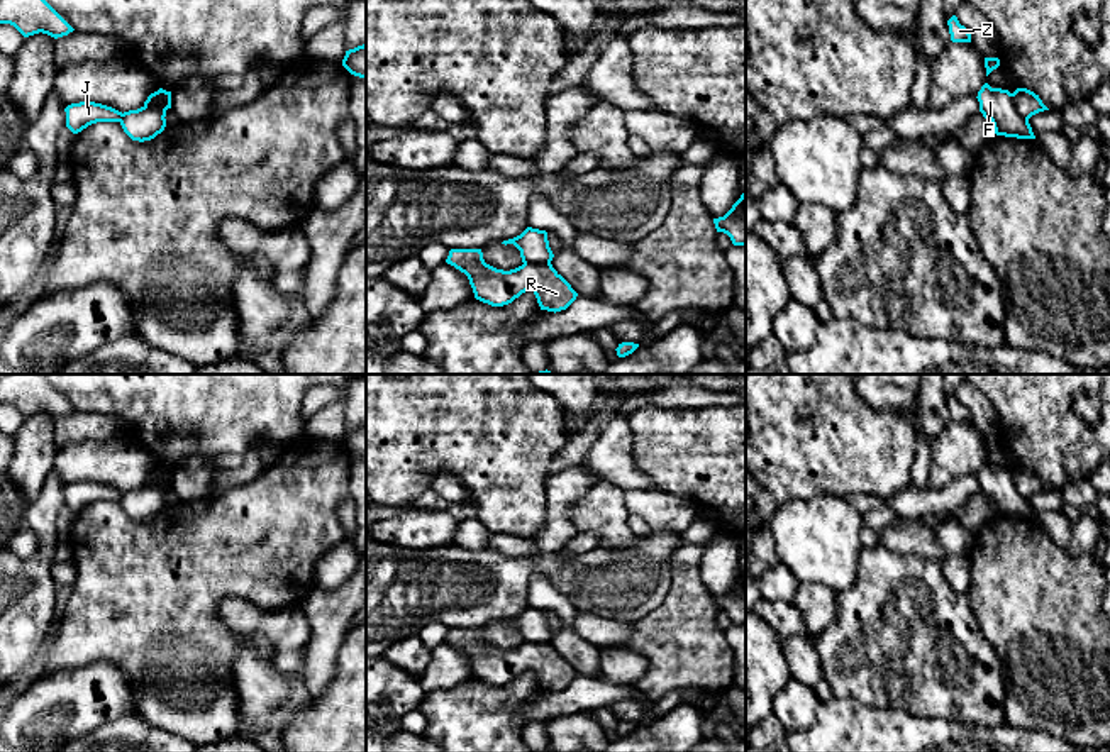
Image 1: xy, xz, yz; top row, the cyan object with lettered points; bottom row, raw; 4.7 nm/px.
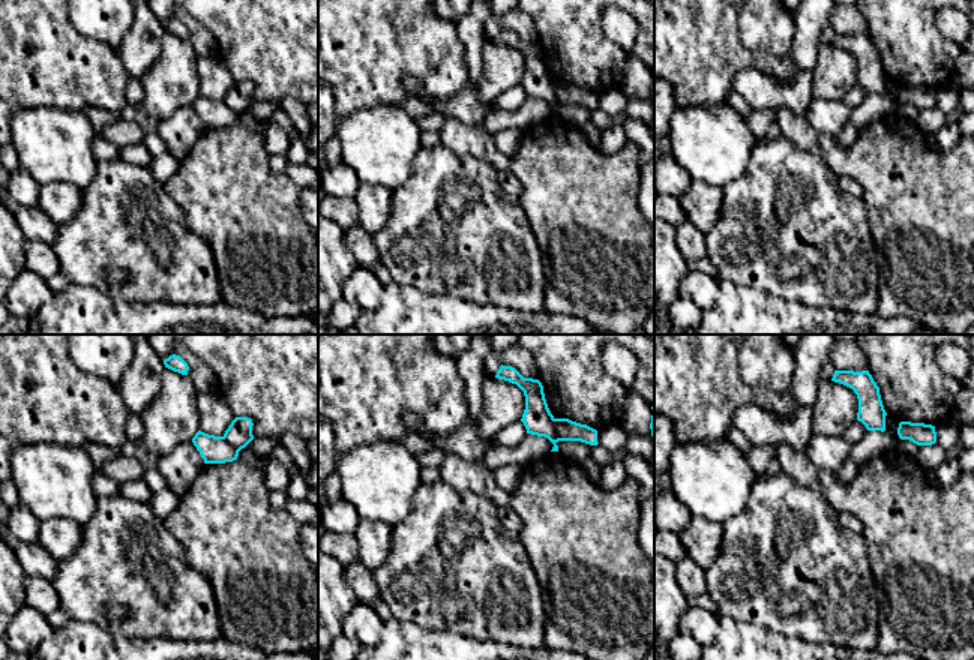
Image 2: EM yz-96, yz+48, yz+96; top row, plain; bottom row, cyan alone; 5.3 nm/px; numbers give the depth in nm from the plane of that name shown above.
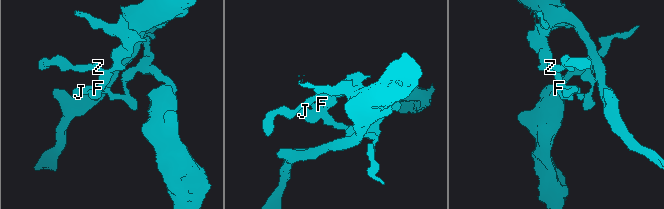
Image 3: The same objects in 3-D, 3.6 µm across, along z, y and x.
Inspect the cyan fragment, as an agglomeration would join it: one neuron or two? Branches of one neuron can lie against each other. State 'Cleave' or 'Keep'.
Cleave

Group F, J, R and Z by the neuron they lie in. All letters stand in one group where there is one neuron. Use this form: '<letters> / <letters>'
F Z / J R

